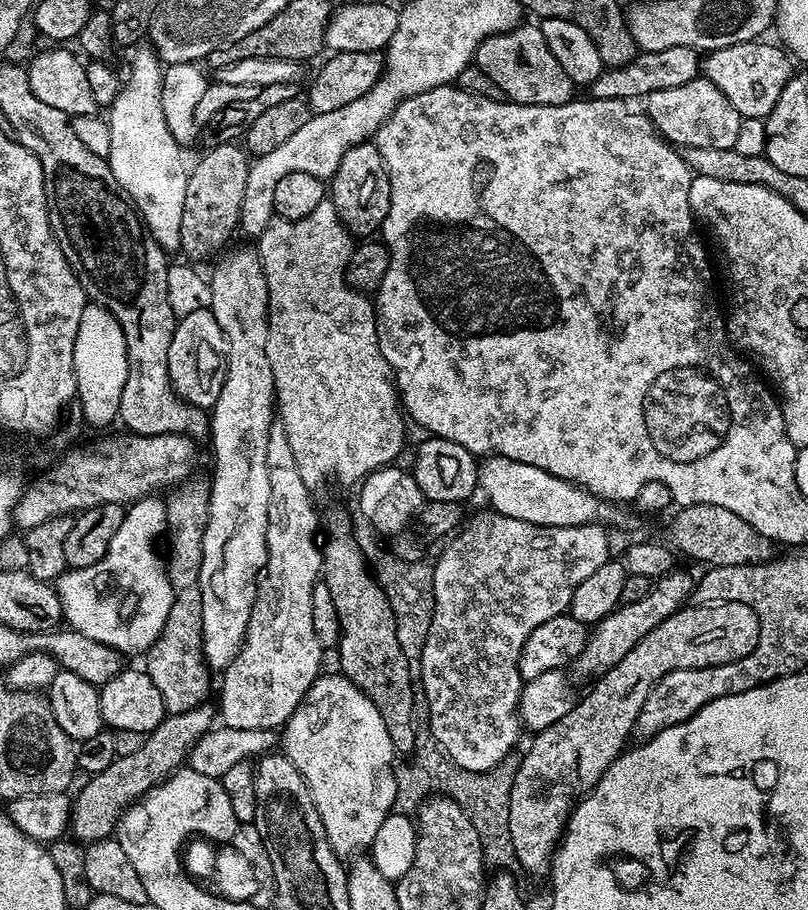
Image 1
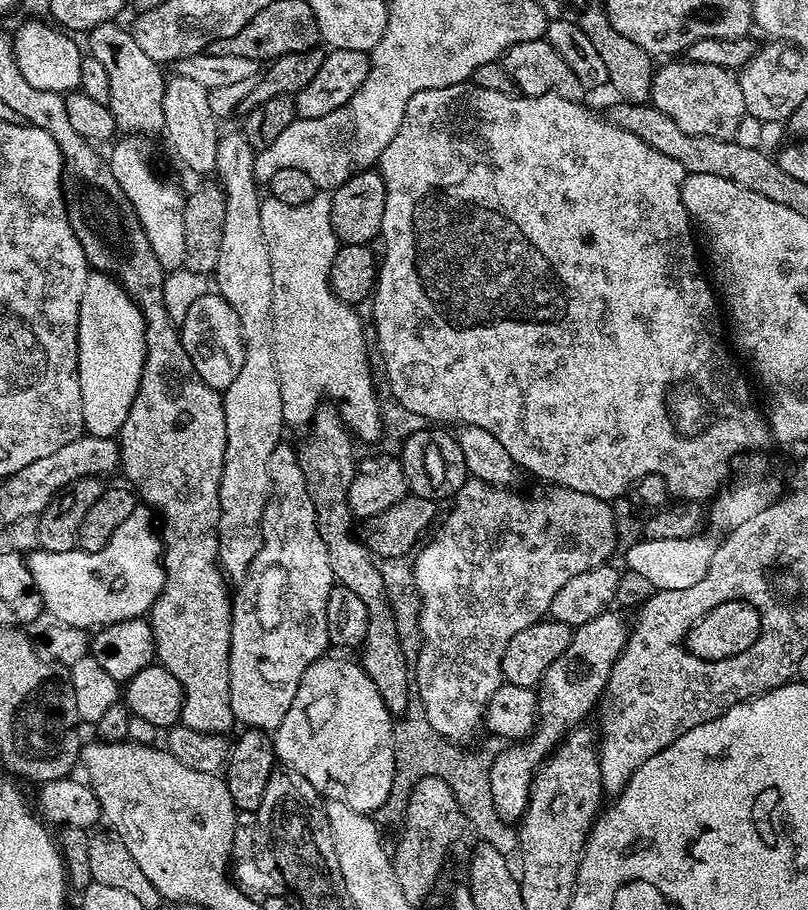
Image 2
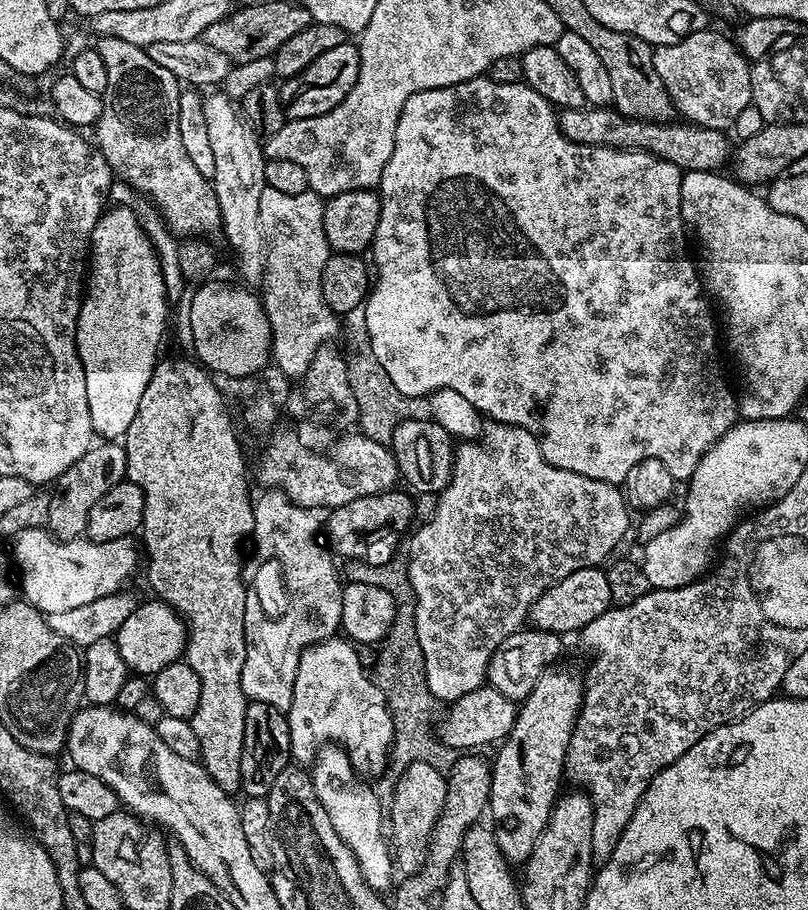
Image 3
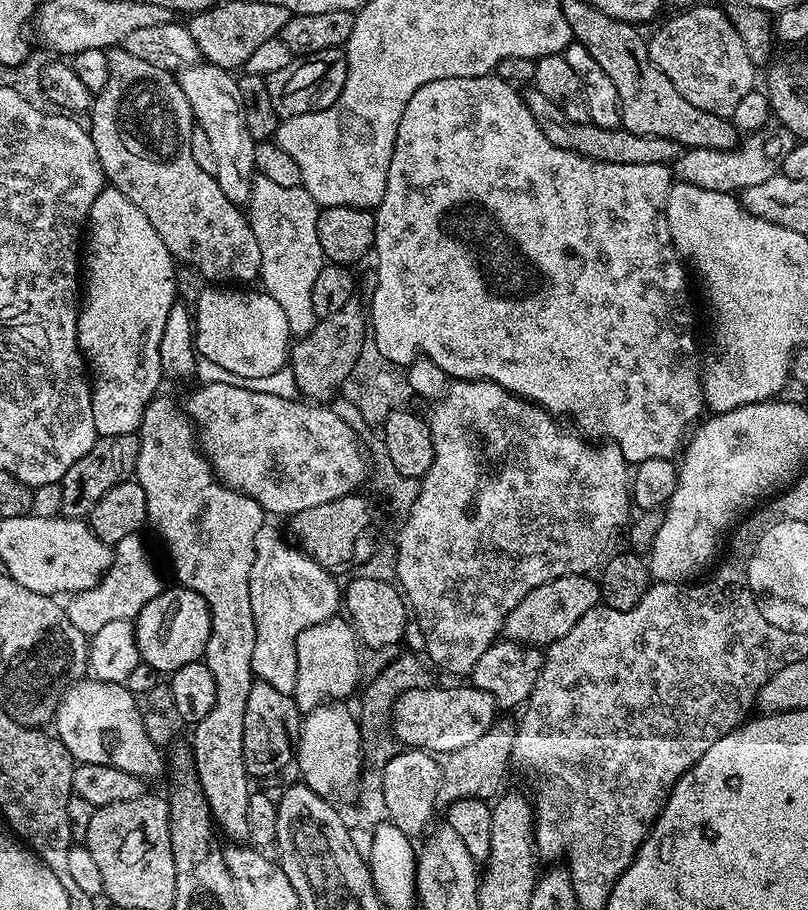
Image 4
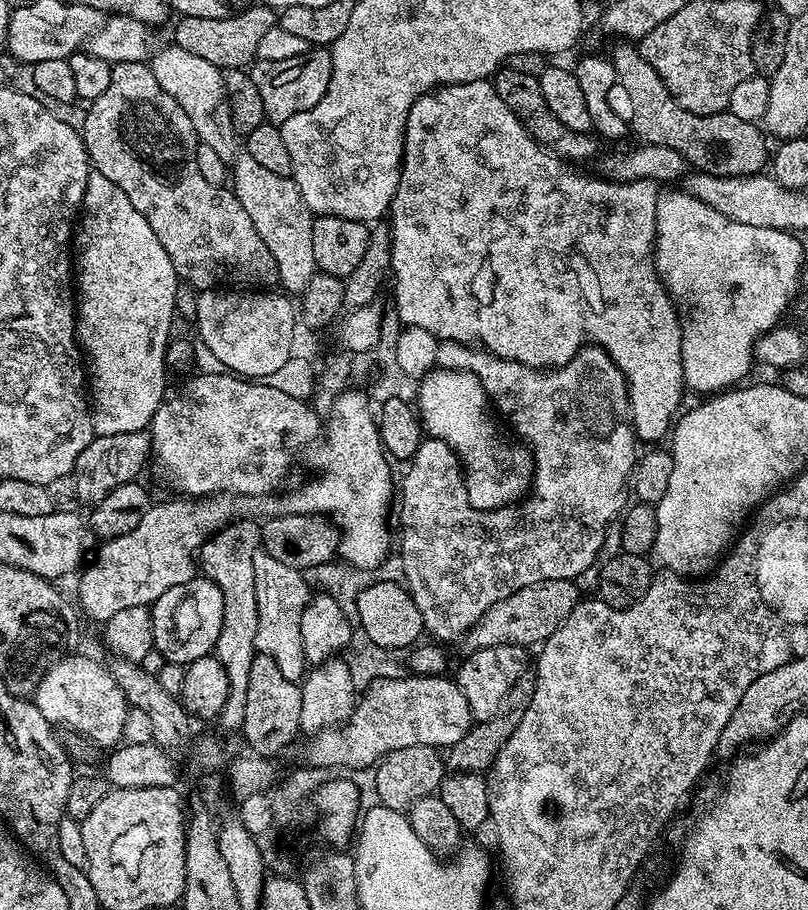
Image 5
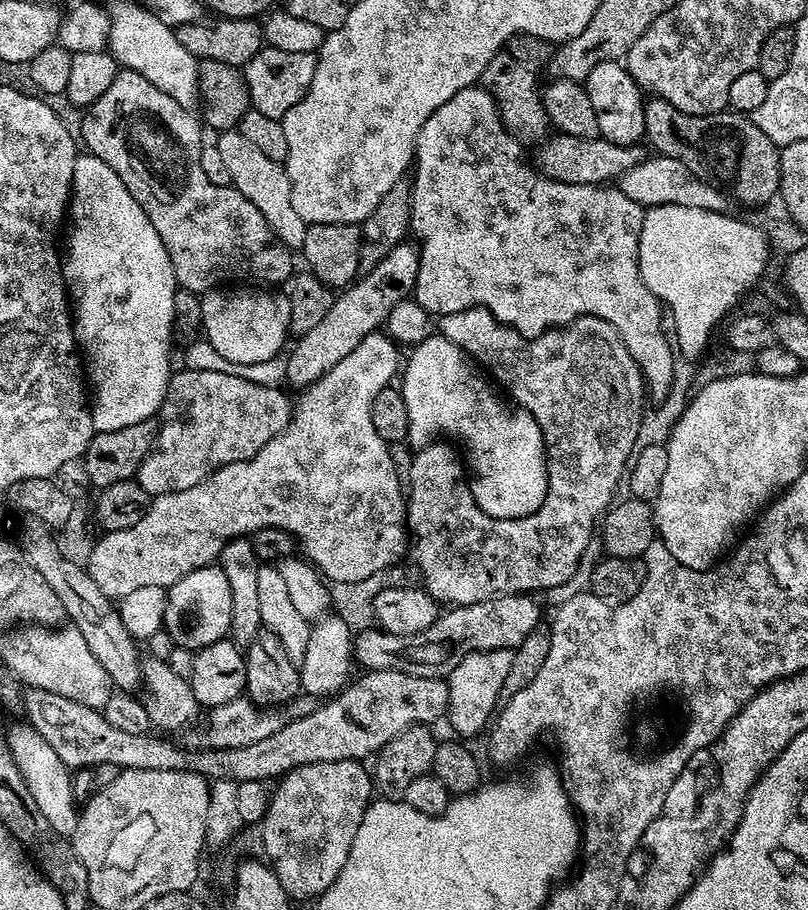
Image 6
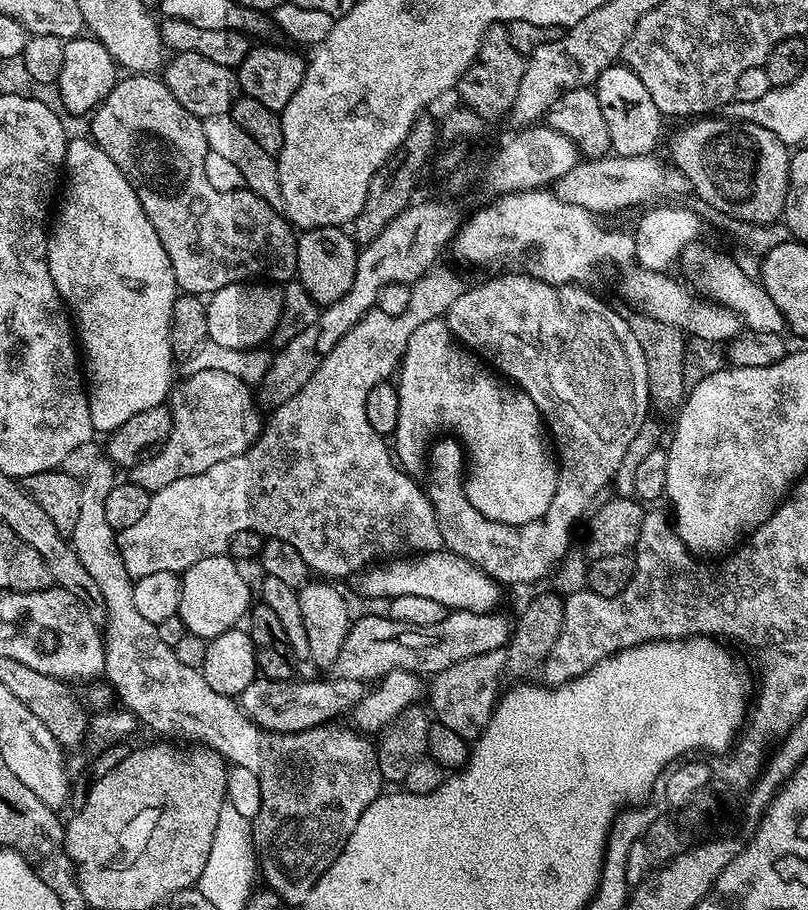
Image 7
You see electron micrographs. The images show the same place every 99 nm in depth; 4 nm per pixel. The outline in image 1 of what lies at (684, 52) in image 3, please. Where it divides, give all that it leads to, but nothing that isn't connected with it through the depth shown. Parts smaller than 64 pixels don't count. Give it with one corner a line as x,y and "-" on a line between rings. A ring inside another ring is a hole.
697,78
686,82
686,86
673,86
670,90
654,90
643,101
642,108
656,131
673,146
693,148
735,148
738,142
738,126
742,117
734,106
714,86
714,82

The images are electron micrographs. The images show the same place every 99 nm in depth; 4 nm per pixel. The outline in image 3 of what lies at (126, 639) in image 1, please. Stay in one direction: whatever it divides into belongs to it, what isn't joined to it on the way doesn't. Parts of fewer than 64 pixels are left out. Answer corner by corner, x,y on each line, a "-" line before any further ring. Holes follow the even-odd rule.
42,528
22,530
22,534
11,541
10,547
14,568
18,573
19,591
23,599
45,614
78,610
78,606
86,606
86,602
98,602
98,598
117,595
136,568
136,548
132,542
128,538
114,542
94,542
87,538
59,541
51,532

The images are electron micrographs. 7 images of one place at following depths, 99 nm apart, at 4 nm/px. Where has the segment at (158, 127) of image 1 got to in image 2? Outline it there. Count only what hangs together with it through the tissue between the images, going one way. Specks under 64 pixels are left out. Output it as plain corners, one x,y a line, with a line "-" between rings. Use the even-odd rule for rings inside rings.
128,134
120,139
111,145
113,148
110,163
114,178
118,178
118,186
122,186
122,194
130,198
130,206
134,206
134,214
138,214
138,222
142,222
142,230
146,230
146,239
154,250
154,258
158,258
165,273
183,269
186,262
185,193
183,191
180,193
174,185
167,184
152,169
152,164
148,161
147,144
149,143
142,136

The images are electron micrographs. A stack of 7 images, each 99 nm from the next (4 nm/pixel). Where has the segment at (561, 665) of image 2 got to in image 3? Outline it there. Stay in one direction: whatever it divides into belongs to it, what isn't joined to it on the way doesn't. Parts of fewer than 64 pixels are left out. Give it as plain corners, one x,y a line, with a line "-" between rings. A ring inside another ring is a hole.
549,666
542,674
542,678
538,678
538,682
534,682
534,690
530,690
530,694
519,705
516,721
507,740
495,749
495,752
497,751
496,760
491,761
492,781
487,806
490,816
492,812
490,827
494,838
498,838
498,850
502,850
504,857
516,866
523,865
527,860
528,855
534,850
542,830
548,824
552,807
556,804
558,793
561,791
560,780
565,779
564,759
568,753
570,738
574,734
576,719
584,701
584,676
580,674
575,676
570,669
560,667

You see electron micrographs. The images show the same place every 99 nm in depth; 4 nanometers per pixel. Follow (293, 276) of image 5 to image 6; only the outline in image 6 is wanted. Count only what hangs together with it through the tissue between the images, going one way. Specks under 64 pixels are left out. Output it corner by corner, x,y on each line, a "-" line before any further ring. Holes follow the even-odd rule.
238,130
219,133
214,143
218,154
222,154
225,166
230,169
231,187
246,194
246,198
250,198
250,202
254,202
254,206
262,210
262,218
266,218
270,230
274,230
274,234
287,248
303,249
308,225
298,214
298,210
294,210
287,167
274,162
274,158
266,158
266,154
262,154
262,150
257,150
248,139
242,138

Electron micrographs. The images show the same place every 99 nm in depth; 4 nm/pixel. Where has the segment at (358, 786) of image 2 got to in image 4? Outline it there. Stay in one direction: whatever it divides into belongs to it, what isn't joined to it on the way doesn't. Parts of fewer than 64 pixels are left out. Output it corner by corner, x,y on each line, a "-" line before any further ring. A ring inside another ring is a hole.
333,618
318,622
296,639
296,657
298,658
298,682
292,696
301,713
312,712
319,704
340,702
357,688
360,680
360,652
356,632
344,618

